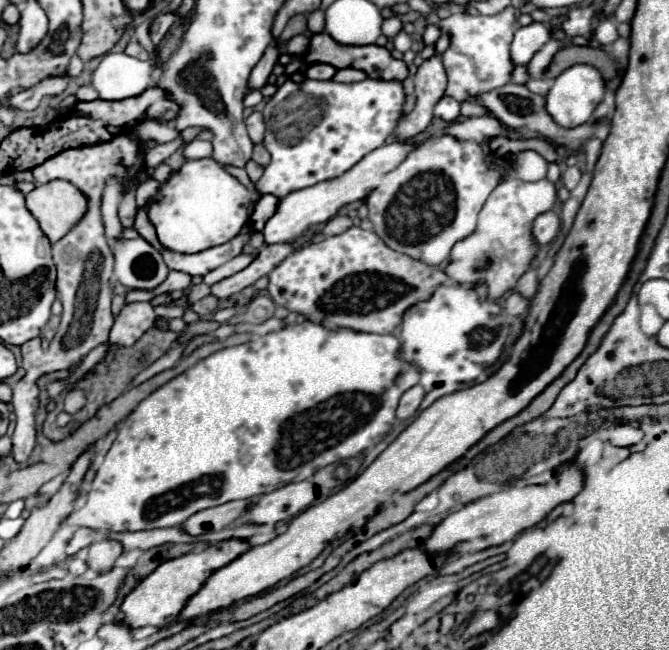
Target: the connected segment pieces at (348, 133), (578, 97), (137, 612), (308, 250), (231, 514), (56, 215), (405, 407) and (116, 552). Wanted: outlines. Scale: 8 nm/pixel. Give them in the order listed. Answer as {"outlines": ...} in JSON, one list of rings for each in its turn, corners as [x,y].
{"outlines":[[[[288,78],[264,106],[264,146],[270,152],[270,164],[256,182],[252,206],[262,194],[280,196],[278,190],[282,190],[284,196],[348,172],[364,154],[388,140],[402,114],[402,104],[404,88],[398,80],[366,78],[362,82],[342,84],[308,78],[294,82]]],[[[576,64],[568,70],[564,70],[556,80],[554,86],[548,90],[546,94],[546,110],[548,114],[554,118],[554,122],[558,126],[564,128],[576,128],[582,126],[590,120],[596,104],[604,98],[606,88],[604,88],[604,80],[600,76],[600,72],[592,66],[584,66],[584,64]]],[[[226,540],[226,542],[216,542],[214,546],[208,546],[202,552],[190,552],[184,554],[180,558],[174,560],[166,560],[162,562],[152,574],[148,574],[148,578],[144,578],[122,602],[120,612],[122,616],[122,624],[128,626],[130,630],[138,630],[142,626],[156,626],[162,628],[170,622],[174,622],[174,618],[180,614],[180,610],[184,608],[186,600],[196,594],[200,590],[200,586],[206,582],[206,578],[216,572],[218,568],[230,564],[234,558],[238,558],[242,552],[246,552],[250,548],[248,542],[244,540]]],[[[352,226],[342,234],[308,244],[284,258],[270,272],[268,292],[276,304],[304,314],[326,328],[390,334],[402,322],[408,306],[428,298],[438,284],[448,280],[442,268],[428,266],[388,248],[374,230]]],[[[234,500],[234,502],[226,502],[214,508],[206,508],[200,510],[196,514],[192,514],[182,526],[180,530],[190,534],[190,536],[200,536],[204,532],[214,532],[214,530],[222,530],[224,526],[236,522],[248,508],[250,500]]],[[[50,180],[26,194],[26,208],[50,242],[58,242],[86,212],[86,198],[66,180]]],[[[412,386],[410,390],[406,390],[400,398],[400,404],[398,404],[398,410],[396,410],[396,418],[404,420],[404,418],[410,418],[416,414],[420,402],[424,398],[424,388],[422,386]]],[[[100,540],[88,548],[88,566],[96,572],[106,572],[112,568],[114,560],[122,554],[122,544],[118,540]]]]}

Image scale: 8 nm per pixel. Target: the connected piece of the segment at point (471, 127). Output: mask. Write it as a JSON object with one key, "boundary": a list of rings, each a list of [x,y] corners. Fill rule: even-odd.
{"boundary":[[[480,116],[480,118],[468,118],[464,122],[454,122],[448,126],[446,132],[462,140],[476,140],[484,144],[490,142],[494,136],[502,134],[502,124],[494,116]]]}

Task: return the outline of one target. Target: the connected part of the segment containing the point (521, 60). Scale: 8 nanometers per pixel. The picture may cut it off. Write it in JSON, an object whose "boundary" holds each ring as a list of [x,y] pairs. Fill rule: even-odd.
{"boundary":[[[532,22],[528,26],[520,26],[514,32],[512,40],[512,62],[514,64],[528,64],[532,56],[552,38],[552,28],[546,22]]]}

